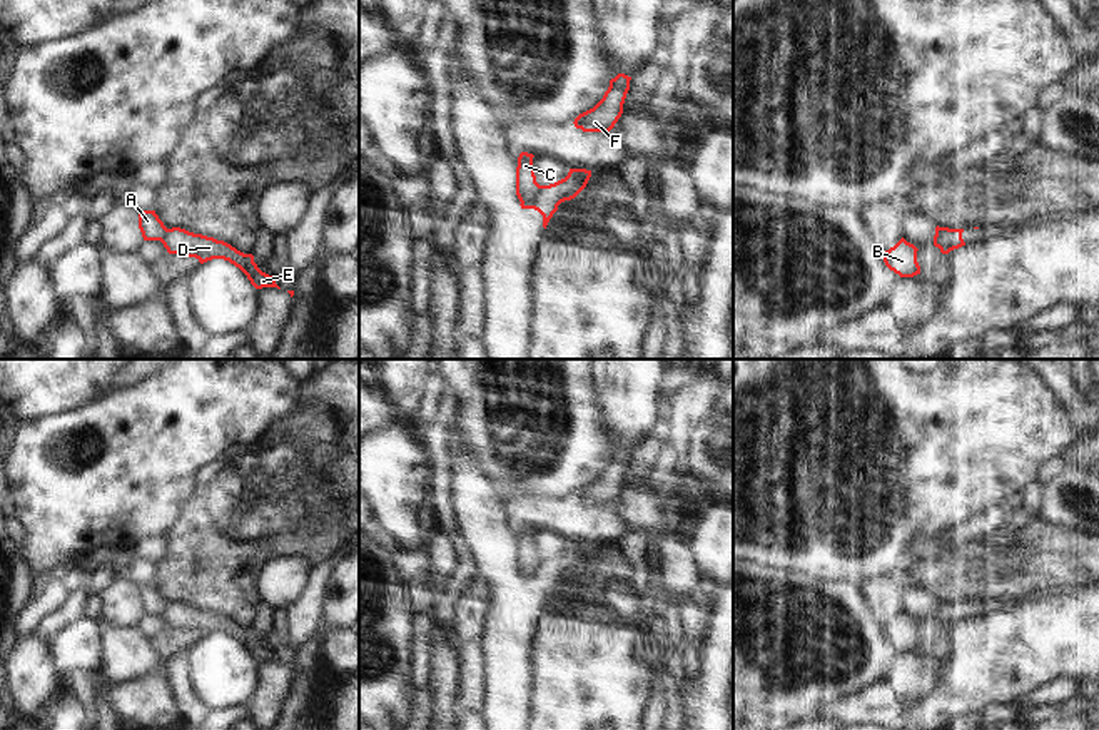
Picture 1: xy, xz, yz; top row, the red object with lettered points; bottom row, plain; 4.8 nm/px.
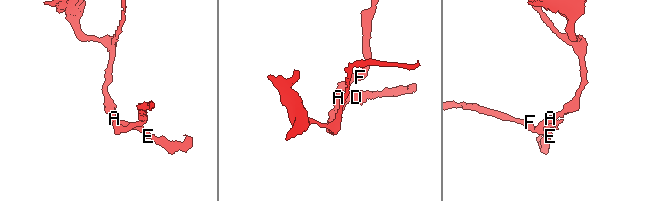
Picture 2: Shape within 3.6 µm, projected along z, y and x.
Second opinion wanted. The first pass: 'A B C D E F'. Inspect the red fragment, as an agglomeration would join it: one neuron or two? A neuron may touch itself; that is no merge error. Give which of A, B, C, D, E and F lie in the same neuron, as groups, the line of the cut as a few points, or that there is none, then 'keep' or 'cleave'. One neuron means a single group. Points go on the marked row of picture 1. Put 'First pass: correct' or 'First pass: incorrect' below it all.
groups A B C F / D E; cut xz (540, 186), (528, 202), (521, 202); cleave
First pass: incorrect

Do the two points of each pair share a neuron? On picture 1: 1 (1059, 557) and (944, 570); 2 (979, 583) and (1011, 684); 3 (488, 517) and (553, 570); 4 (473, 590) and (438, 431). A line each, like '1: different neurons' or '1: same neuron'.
1: same neuron
2: different neurons
3: same neuron
4: different neurons

